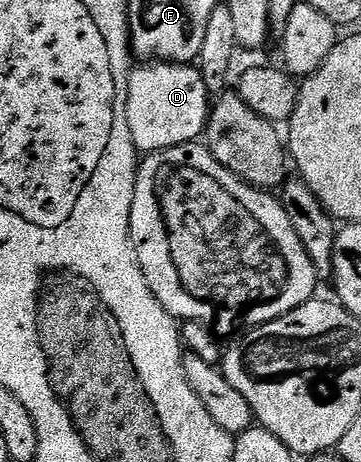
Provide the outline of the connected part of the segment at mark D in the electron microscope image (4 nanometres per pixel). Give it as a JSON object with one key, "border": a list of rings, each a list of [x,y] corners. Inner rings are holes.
{"border":[[[160,61],[137,66],[129,72],[127,125],[138,152],[166,151],[200,140],[211,110],[211,92],[202,81],[200,70],[188,63]]]}

